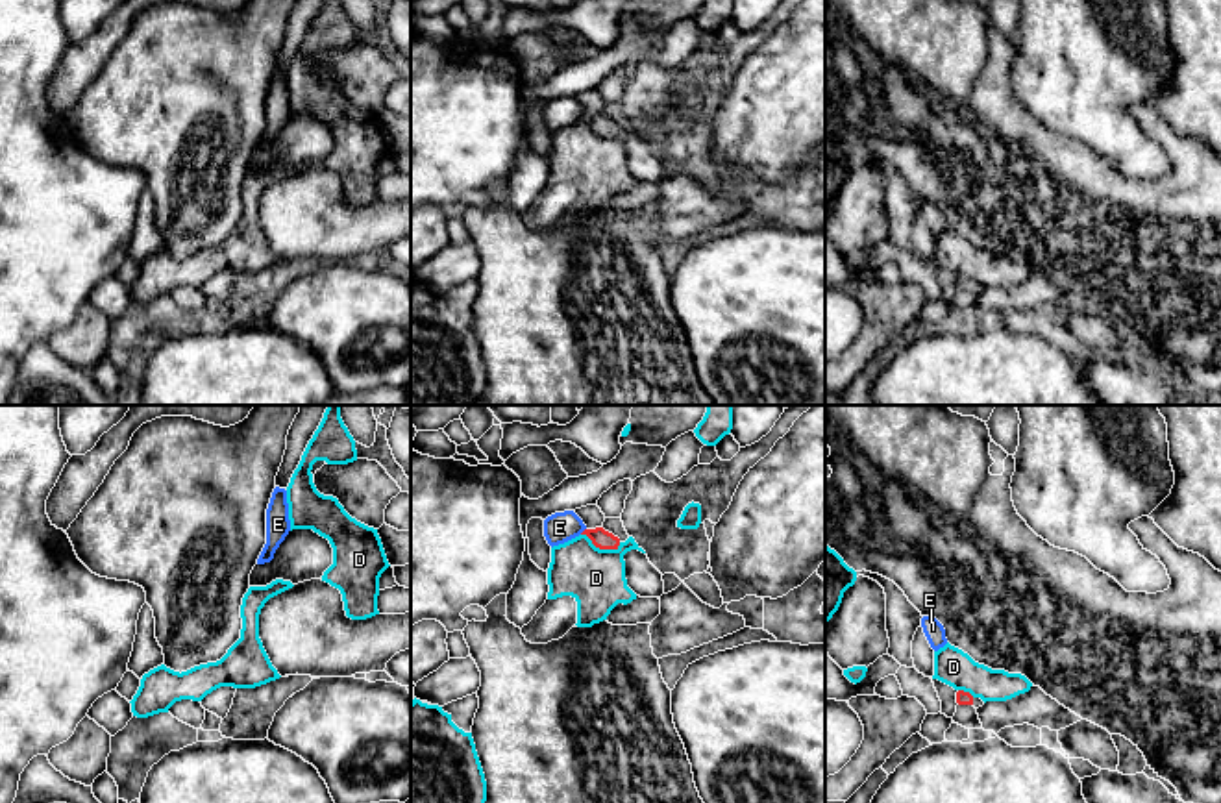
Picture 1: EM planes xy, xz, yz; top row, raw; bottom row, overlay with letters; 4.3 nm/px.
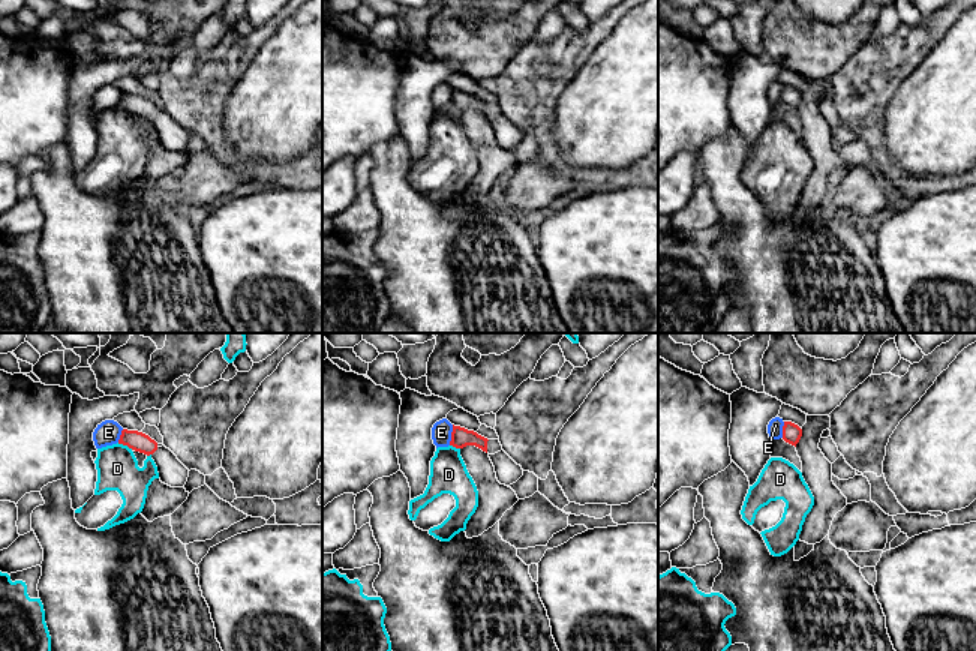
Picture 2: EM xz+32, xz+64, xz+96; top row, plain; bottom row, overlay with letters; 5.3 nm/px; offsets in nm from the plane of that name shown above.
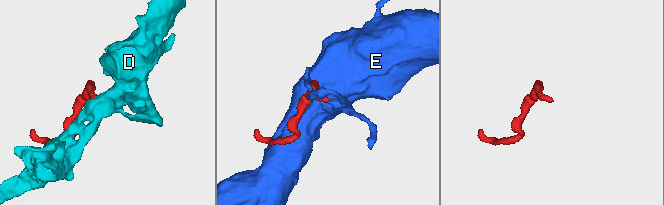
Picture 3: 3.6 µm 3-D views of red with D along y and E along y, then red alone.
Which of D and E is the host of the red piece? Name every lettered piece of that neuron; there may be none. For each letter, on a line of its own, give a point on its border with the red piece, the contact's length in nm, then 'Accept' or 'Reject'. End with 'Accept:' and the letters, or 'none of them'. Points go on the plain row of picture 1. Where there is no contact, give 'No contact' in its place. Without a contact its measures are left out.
D: Touches red at xz (602, 134). Shared border 180 nm. Reject
E: Touches red at xz (583, 117). Shared border 40 nm. Reject
Accept: none of them

